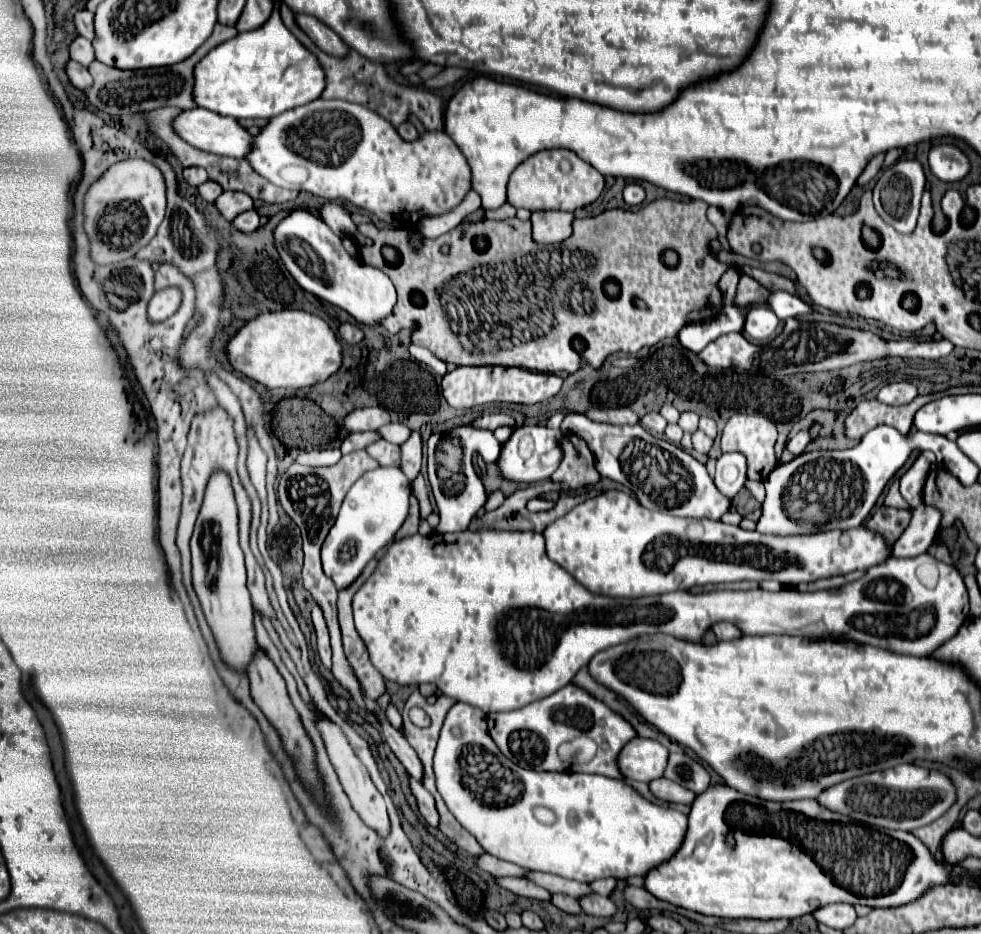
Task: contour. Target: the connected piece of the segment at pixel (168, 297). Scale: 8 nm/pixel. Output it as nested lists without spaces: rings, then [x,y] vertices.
[[[175,286],[157,290],[155,296],[149,302],[149,318],[159,322],[159,320],[167,320],[167,316],[175,314],[175,310],[181,304],[181,290]]]

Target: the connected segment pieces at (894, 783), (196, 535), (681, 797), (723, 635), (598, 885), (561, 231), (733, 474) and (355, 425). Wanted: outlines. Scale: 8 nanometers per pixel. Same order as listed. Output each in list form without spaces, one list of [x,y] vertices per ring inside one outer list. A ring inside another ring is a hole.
[[[901,764],[883,772],[871,772],[843,780],[841,784],[825,788],[815,800],[823,808],[851,816],[857,822],[911,832],[919,826],[931,824],[951,808],[951,804],[955,802],[955,786],[941,772],[925,770],[915,764]]]
[[[215,470],[207,482],[205,498],[191,538],[191,558],[193,588],[201,600],[215,640],[219,640],[223,660],[227,660],[227,664],[235,664],[235,668],[247,668],[251,644],[257,644],[253,630],[253,604],[245,586],[245,564],[237,536],[237,504],[231,480],[223,470]]]
[[[657,778],[653,782],[649,782],[649,788],[651,792],[659,798],[659,800],[665,800],[665,802],[679,802],[679,804],[693,804],[695,800],[695,792],[667,780],[667,778]]]
[[[719,622],[719,624],[715,624],[713,626],[713,632],[715,632],[715,636],[717,636],[717,640],[737,640],[737,638],[741,638],[743,634],[741,634],[741,630],[735,626],[735,624],[729,624],[729,622]]]
[[[607,878],[607,880],[597,880],[591,884],[591,888],[597,892],[597,894],[603,894],[603,896],[611,896],[611,892],[615,890],[617,886],[617,880],[615,878]]]
[[[539,210],[532,212],[532,236],[539,244],[563,242],[571,236],[573,212]]]
[[[739,452],[723,454],[717,460],[717,472],[715,472],[715,486],[725,498],[733,498],[747,480],[747,464]]]
[[[363,408],[363,410],[355,410],[351,412],[345,420],[343,420],[343,428],[347,428],[349,432],[361,432],[361,430],[379,430],[381,426],[389,424],[391,416],[385,408]]]

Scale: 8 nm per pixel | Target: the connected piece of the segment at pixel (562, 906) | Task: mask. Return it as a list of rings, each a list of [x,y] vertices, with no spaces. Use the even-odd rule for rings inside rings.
[[[553,894],[553,896],[551,896],[551,902],[553,902],[559,910],[563,910],[563,912],[567,912],[567,914],[581,914],[581,912],[583,912],[581,906],[579,906],[579,902],[577,902],[575,898],[571,898],[571,896]]]

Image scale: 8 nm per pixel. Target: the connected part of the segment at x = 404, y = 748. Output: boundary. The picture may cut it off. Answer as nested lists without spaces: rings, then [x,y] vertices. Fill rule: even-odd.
[[[383,720],[381,728],[383,728],[383,738],[387,740],[389,748],[391,748],[393,754],[399,758],[399,762],[405,766],[405,770],[409,772],[409,776],[413,776],[417,782],[421,782],[421,780],[423,780],[423,766],[421,766],[421,760],[419,760],[419,756],[415,754],[415,750],[409,746],[409,742],[407,742],[403,736],[399,736],[399,734],[391,728],[389,720]]]

